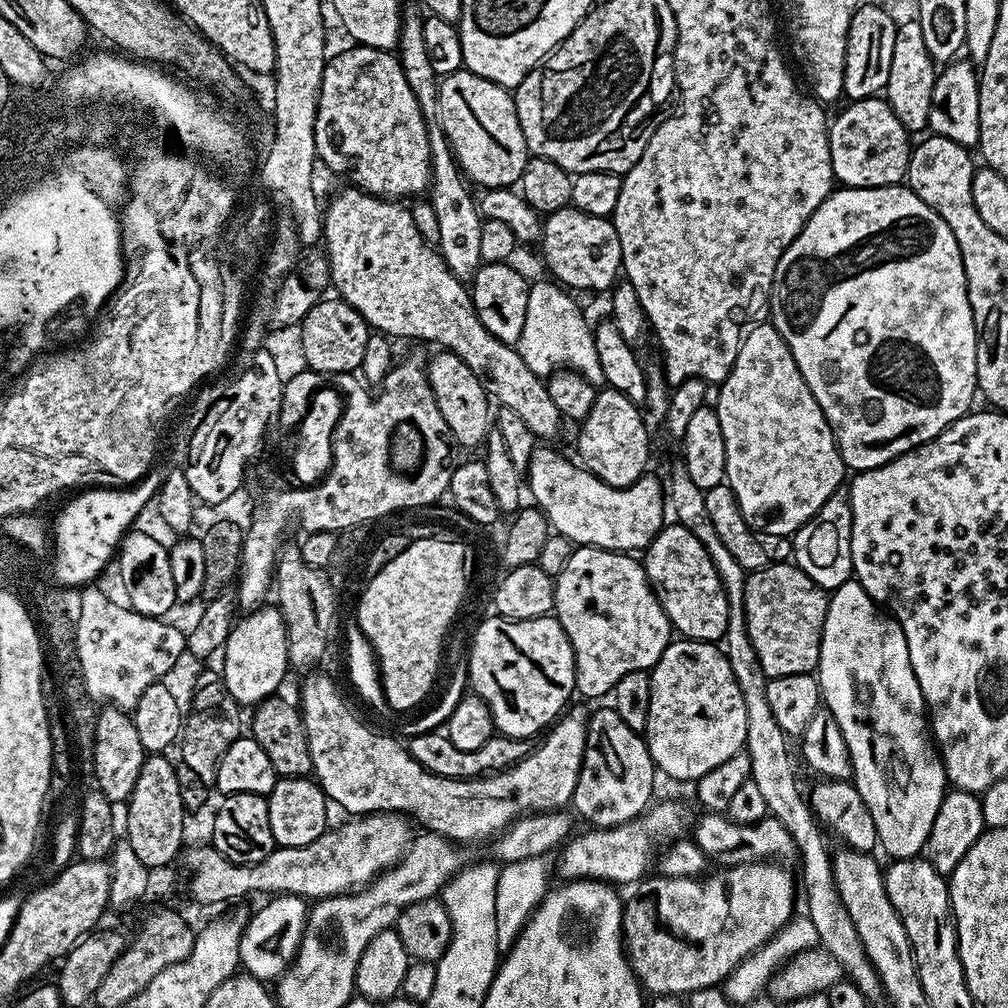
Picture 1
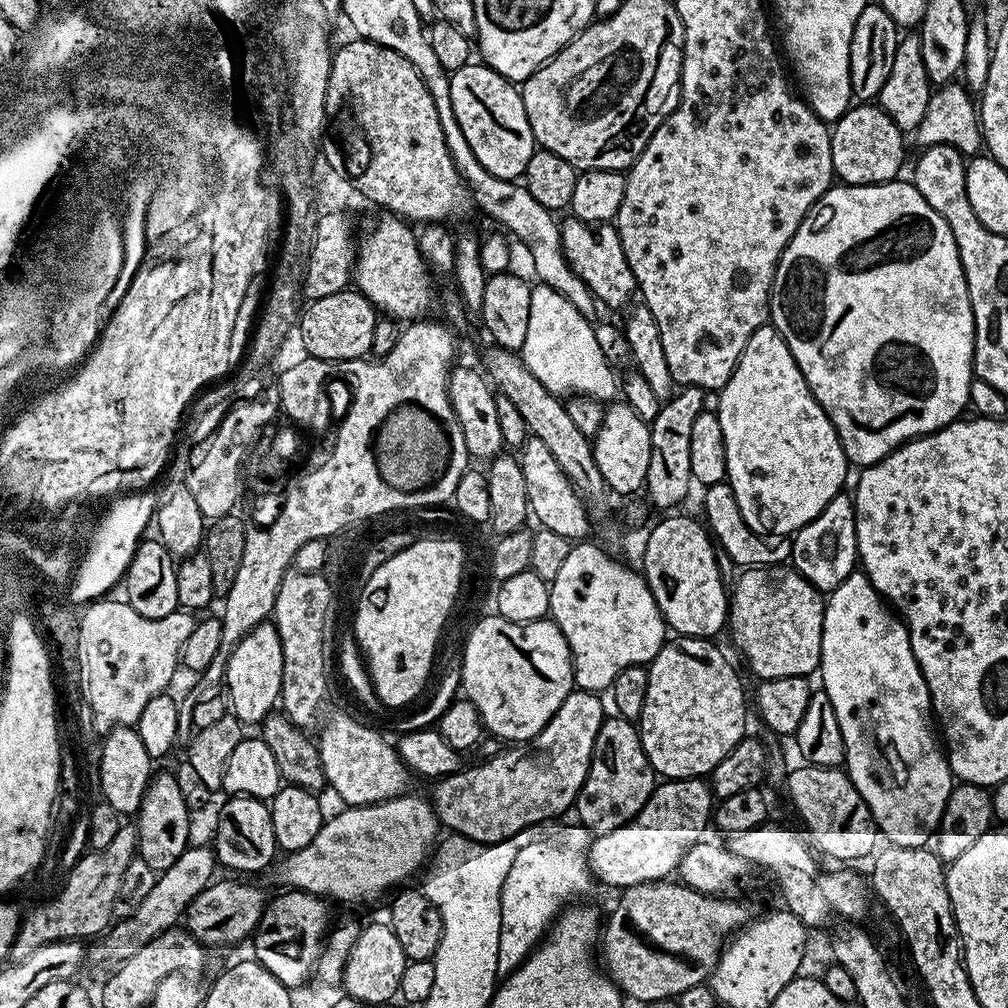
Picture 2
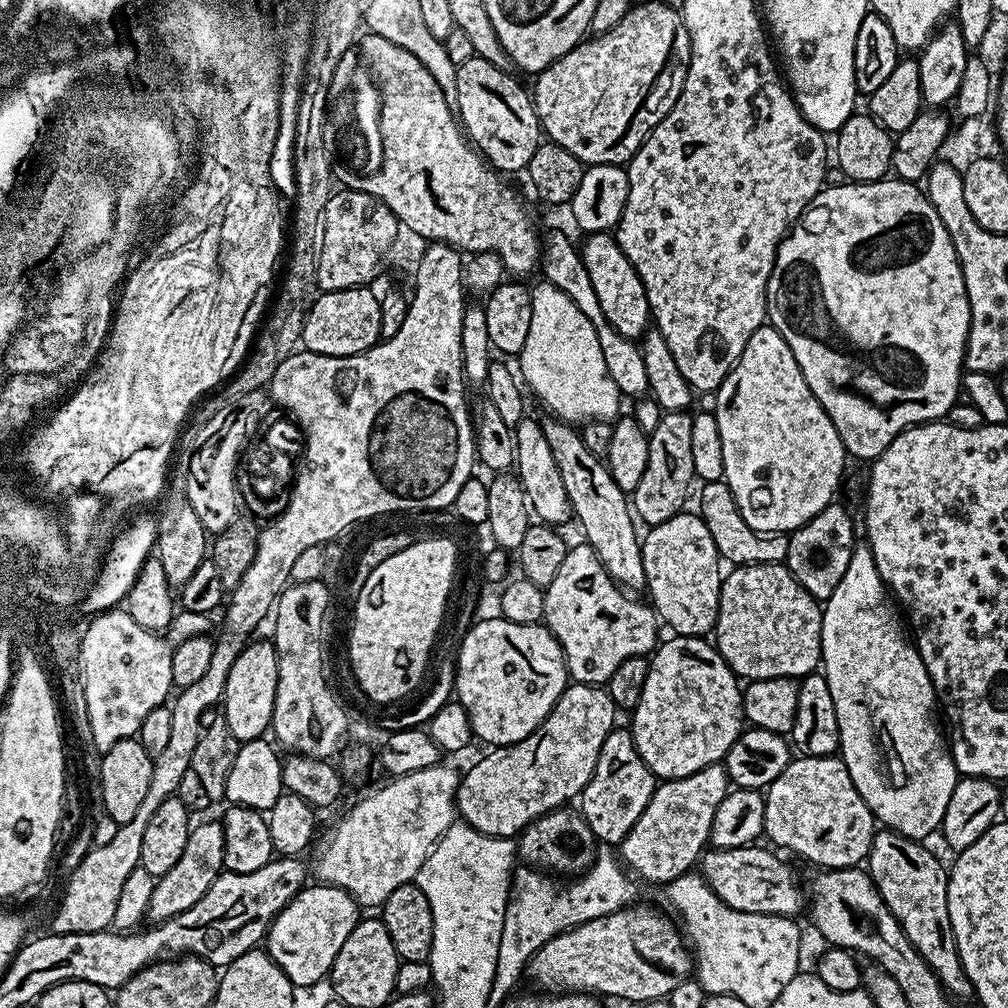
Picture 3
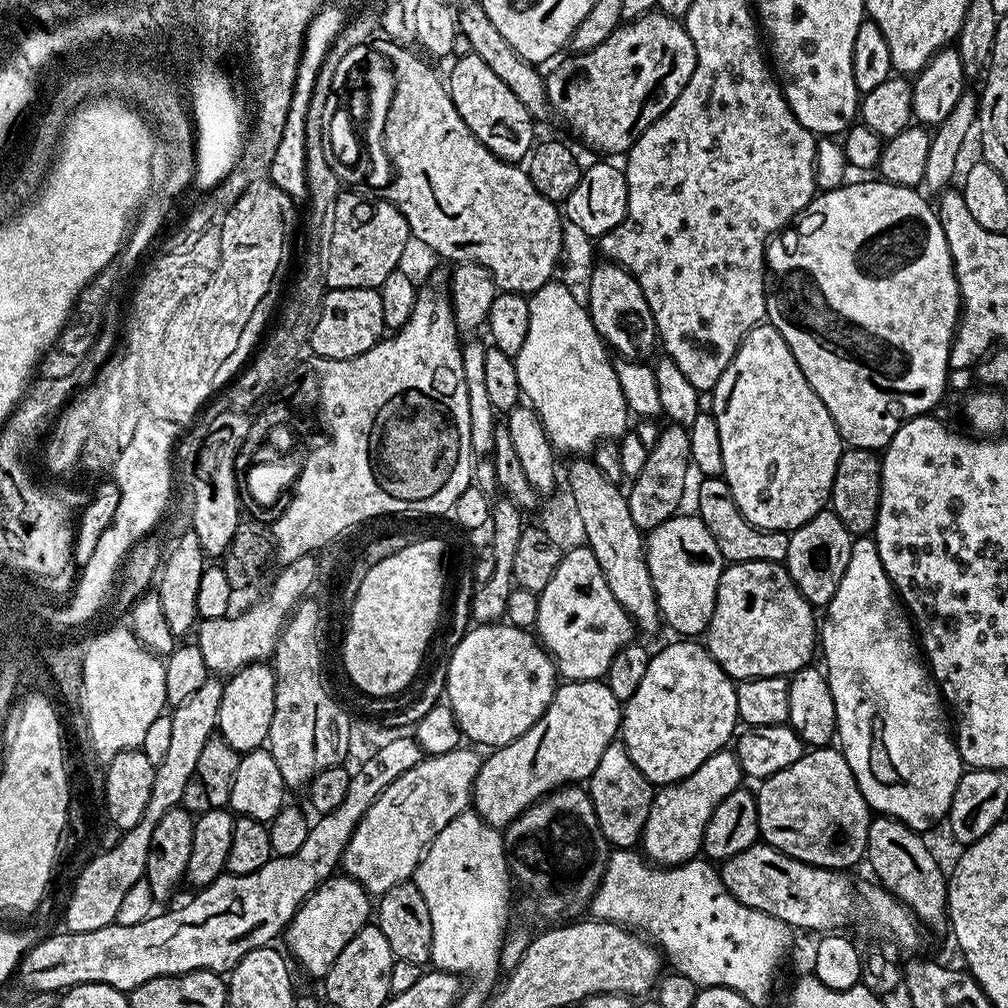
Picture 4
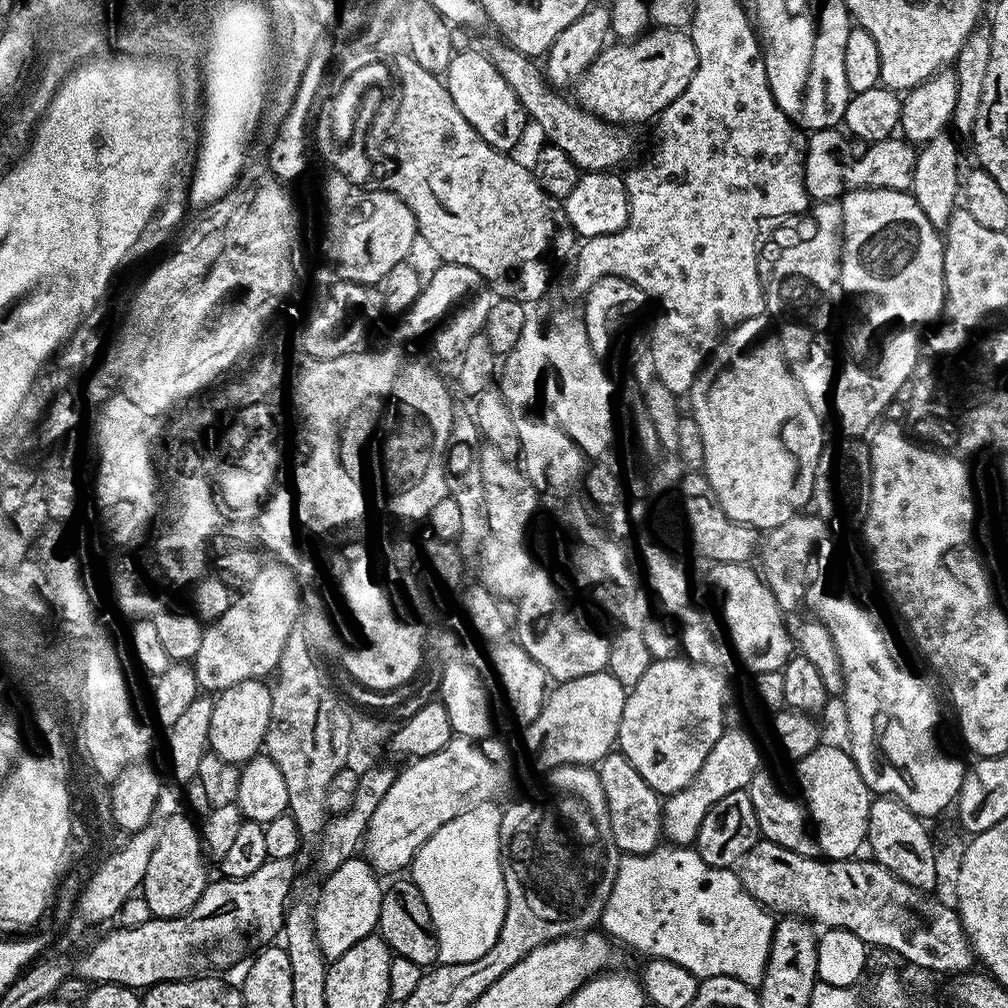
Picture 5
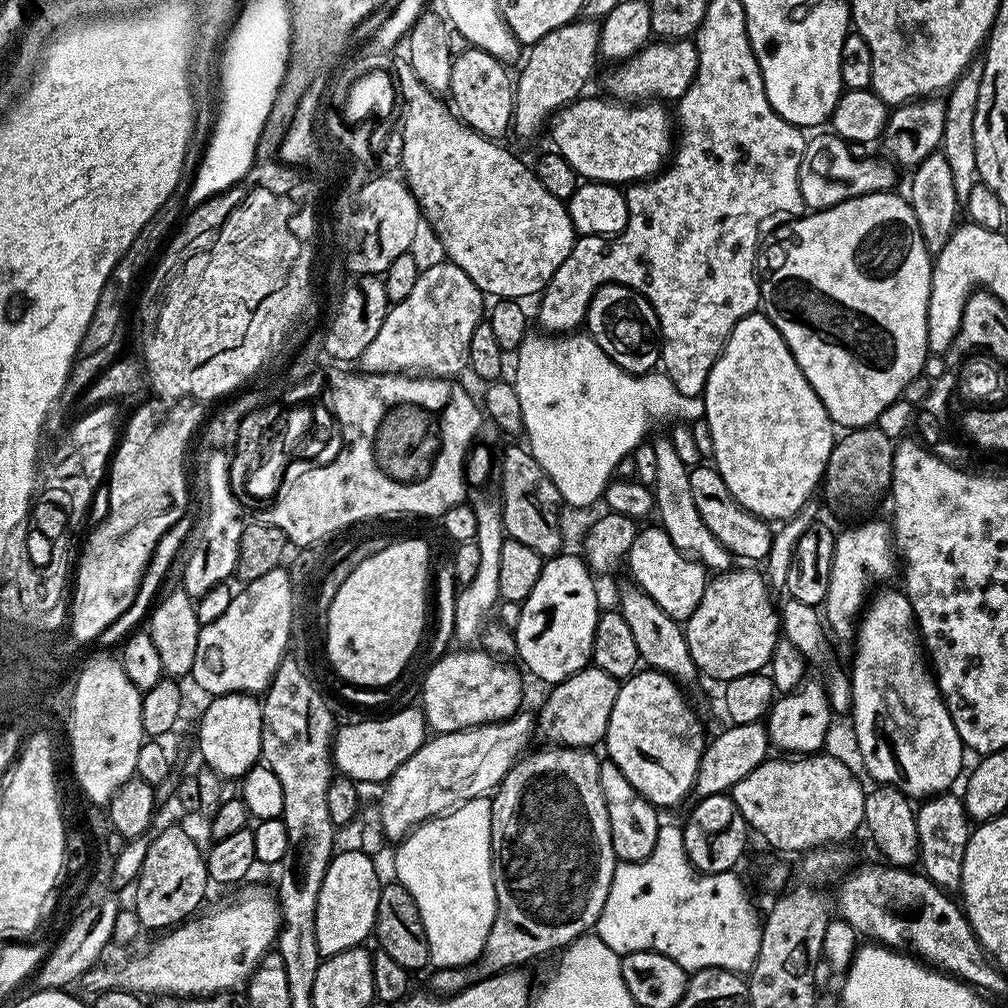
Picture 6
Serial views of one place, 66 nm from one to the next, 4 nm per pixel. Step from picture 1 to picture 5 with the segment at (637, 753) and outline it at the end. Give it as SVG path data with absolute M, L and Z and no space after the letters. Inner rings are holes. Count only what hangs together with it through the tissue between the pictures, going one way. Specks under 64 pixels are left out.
M613 750L598 765L602 794L606 798L612 841L621 853L645 856L662 840L662 796L650 788L625 756Z

